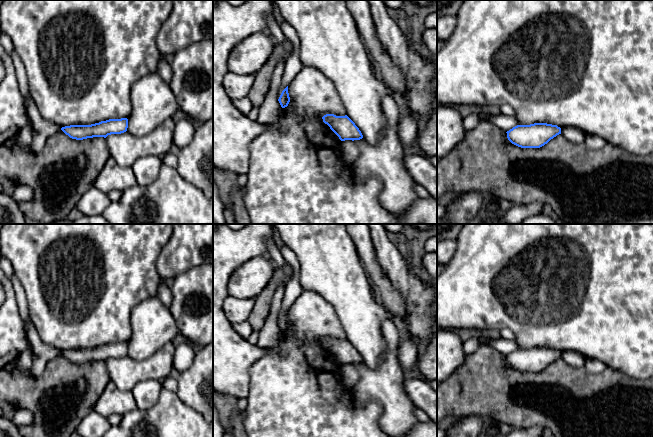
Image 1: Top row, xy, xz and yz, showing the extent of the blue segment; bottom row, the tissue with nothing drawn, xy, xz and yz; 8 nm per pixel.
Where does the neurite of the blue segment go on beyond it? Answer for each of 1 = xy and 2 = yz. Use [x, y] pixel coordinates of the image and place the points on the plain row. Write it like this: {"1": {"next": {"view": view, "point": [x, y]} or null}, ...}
{"1": {"next": null}, "2": {"next": null}}

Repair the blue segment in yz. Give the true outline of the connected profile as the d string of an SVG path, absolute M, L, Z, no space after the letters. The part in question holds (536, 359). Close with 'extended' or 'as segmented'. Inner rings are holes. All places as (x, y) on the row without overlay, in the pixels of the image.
M547 347L517 349L507 357L508 364L521 372L540 372L561 358L561 352Z | as segmented

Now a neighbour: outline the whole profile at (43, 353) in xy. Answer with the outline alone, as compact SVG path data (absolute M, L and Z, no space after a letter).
M15 274L10 278L15 291L15 298L21 318L26 323L27 336L33 349L33 364L31 367L32 375L35 378L41 376L45 370L46 364L59 355L61 352L52 346L45 344L39 337L37 330L34 328L29 316L26 293L20 281Z

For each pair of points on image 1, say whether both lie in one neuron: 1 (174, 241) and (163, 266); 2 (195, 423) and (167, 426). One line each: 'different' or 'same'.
1: same
2: same

